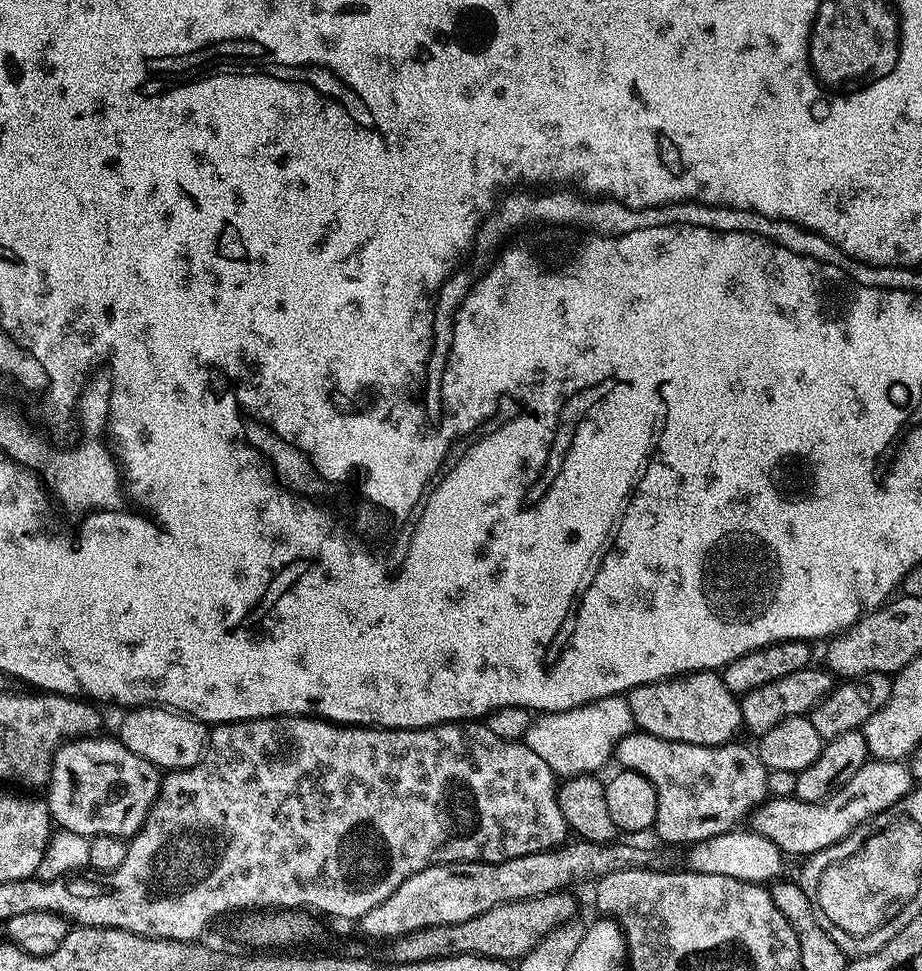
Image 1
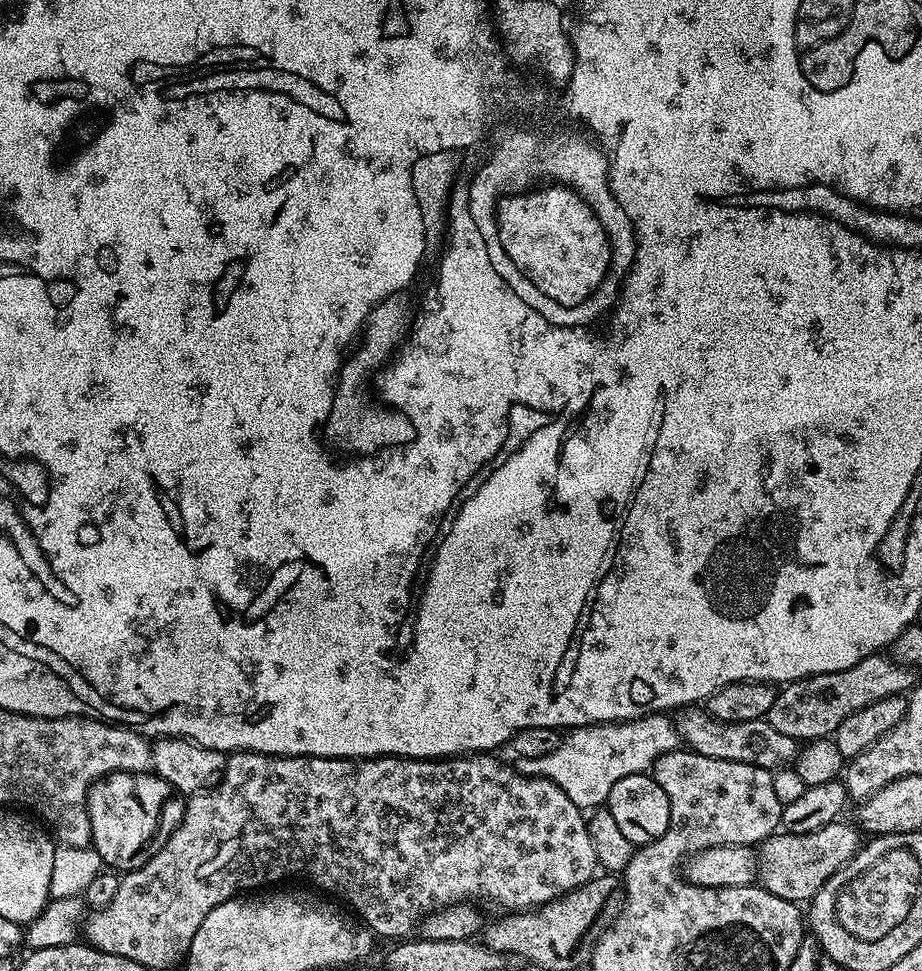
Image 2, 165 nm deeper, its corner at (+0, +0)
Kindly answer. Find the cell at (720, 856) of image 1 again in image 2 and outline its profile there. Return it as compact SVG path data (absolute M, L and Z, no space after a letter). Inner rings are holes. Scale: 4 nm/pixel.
M851 823L828 824L822 830L810 834L794 834L781 831L758 845L758 880L770 894L793 902L808 902L835 872L842 870L846 862L862 847L862 836Z

